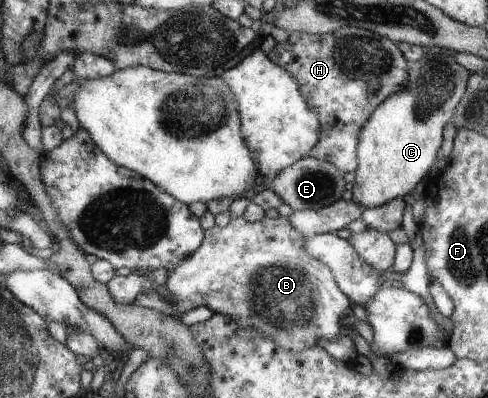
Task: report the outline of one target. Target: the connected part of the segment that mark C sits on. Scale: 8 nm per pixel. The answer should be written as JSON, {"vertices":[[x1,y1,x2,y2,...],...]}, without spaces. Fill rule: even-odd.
{"vertices":[[436,46,426,47,424,50,425,54,418,62,409,63,411,81,404,88,404,92,394,94,384,101,363,128,357,154,359,166,355,171,352,196,354,202,358,202,358,206,362,204,365,209,378,208,396,200,398,196,404,196,410,190,414,191,414,186,424,178,426,170,436,162,436,152,442,146,444,126,452,120,454,110,463,101,464,92,467,92,466,80,471,73,452,58,452,51]]}

